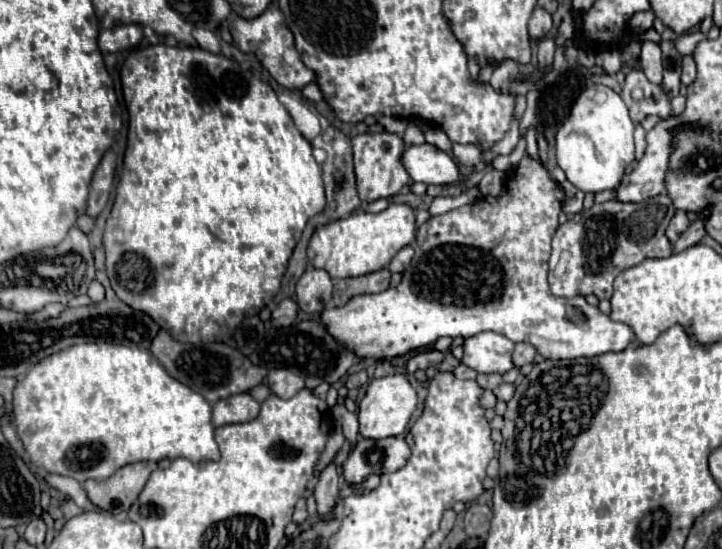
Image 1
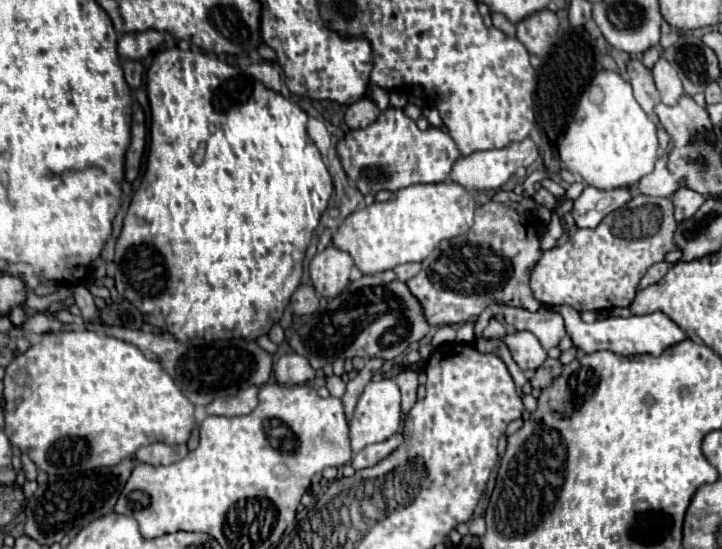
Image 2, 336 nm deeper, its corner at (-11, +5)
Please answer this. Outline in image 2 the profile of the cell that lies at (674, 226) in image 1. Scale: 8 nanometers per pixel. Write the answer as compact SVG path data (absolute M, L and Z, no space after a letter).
M681 181L677 191L671 195L671 199L675 205L675 219L683 221L683 219L689 219L703 205L705 195L701 195L693 189L687 189L687 185Z

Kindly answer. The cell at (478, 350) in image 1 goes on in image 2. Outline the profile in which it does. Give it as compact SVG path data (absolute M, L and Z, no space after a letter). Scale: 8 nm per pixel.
M529 331L511 333L511 335L503 337L503 341L509 345L515 363L523 371L527 371L527 369L533 369L535 371L547 359L547 351L541 347L539 339L533 333L529 333Z

